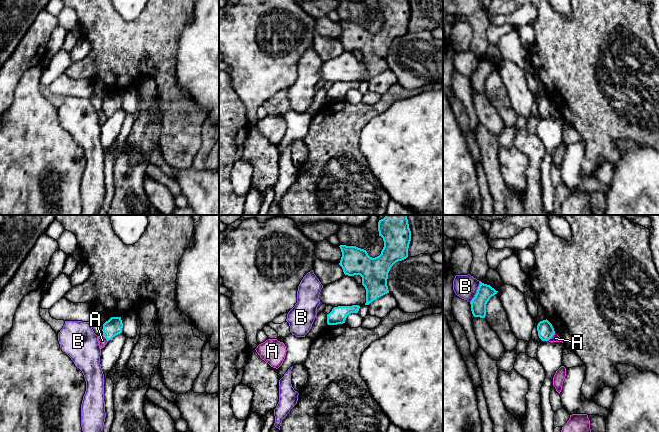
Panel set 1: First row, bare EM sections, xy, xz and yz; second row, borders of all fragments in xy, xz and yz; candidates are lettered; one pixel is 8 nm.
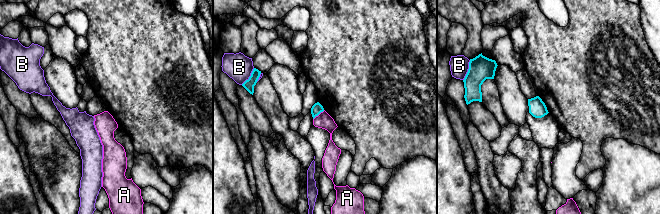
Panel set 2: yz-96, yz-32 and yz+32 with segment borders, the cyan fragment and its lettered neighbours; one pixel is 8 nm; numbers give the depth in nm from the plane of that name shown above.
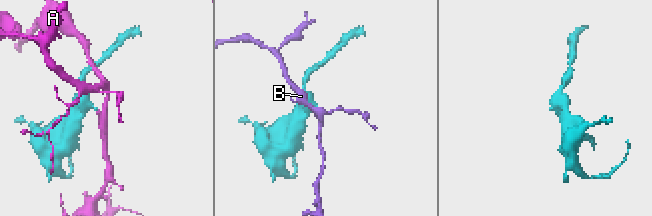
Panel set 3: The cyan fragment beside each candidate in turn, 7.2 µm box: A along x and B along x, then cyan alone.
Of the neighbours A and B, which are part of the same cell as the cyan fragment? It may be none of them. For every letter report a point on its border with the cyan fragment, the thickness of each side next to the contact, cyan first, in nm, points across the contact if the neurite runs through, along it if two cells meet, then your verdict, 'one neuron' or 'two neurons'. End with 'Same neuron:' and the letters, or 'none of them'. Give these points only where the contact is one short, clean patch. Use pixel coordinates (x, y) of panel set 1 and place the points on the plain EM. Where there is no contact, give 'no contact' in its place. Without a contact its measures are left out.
A: meets cyan in yz at (550, 113); 130 nm thick on the cyan side, 60 nm on the other; border along yz (555, 109), (546, 116); two neurons
B: meets cyan in yz at (477, 68); 130 nm thick on the cyan side, 190 nm on the other; border along yz (480, 57), (477, 68), (470, 78); two neurons
Same neuron: none of them

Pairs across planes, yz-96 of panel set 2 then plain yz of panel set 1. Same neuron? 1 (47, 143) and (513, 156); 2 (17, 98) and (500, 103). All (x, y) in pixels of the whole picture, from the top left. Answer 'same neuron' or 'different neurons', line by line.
1: same neuron
2: different neurons

